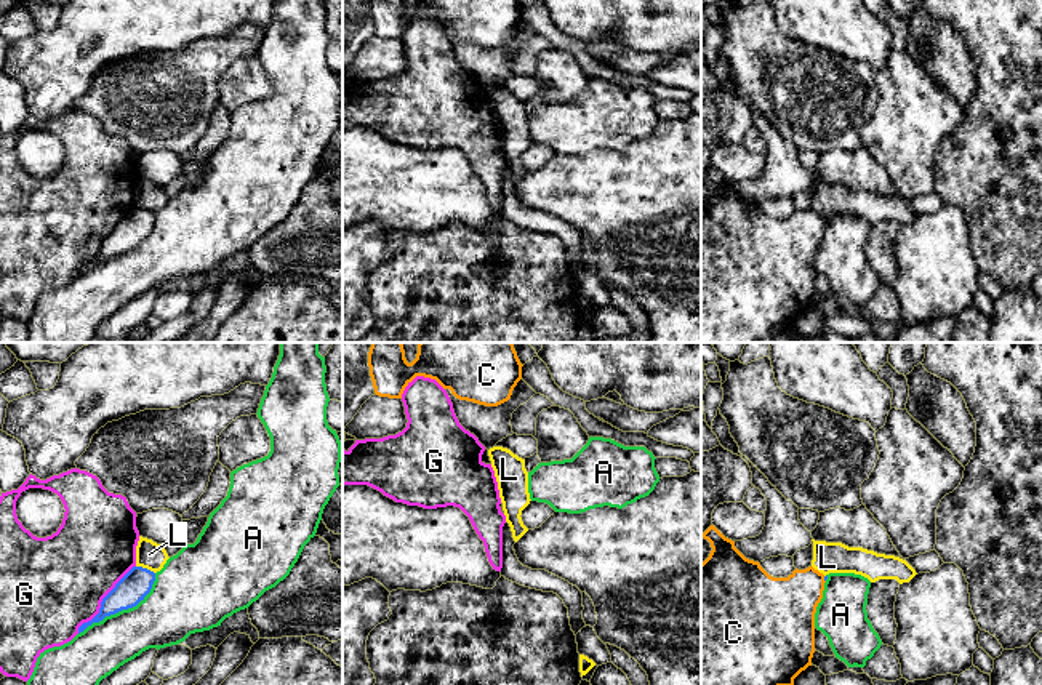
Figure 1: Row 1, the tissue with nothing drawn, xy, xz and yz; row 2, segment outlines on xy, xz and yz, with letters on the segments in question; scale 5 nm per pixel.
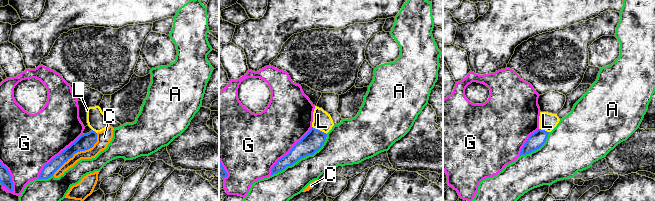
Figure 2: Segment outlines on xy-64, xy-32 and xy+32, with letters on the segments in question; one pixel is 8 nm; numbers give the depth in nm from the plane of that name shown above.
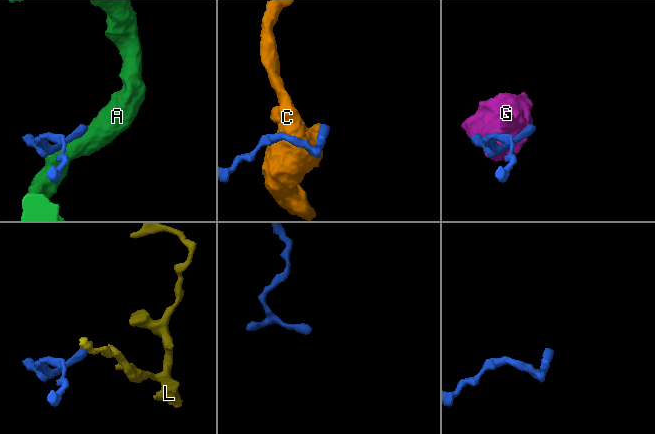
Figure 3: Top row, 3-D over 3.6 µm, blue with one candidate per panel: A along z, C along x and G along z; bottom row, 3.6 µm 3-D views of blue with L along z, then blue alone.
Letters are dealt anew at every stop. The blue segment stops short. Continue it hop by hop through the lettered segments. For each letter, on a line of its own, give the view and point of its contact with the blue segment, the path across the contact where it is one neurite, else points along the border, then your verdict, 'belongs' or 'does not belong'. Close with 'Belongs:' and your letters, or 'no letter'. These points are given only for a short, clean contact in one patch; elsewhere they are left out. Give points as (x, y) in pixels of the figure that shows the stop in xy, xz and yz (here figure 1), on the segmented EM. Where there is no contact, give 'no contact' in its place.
A: contact xy (122, 608); does not belong
C: contact yz (825, 580); does not belong
G: contact xy (103, 600); does not belong
L: contact xy (146, 568); border xy (136, 565), (146, 567), (154, 573); does not belong
Belongs: no letter

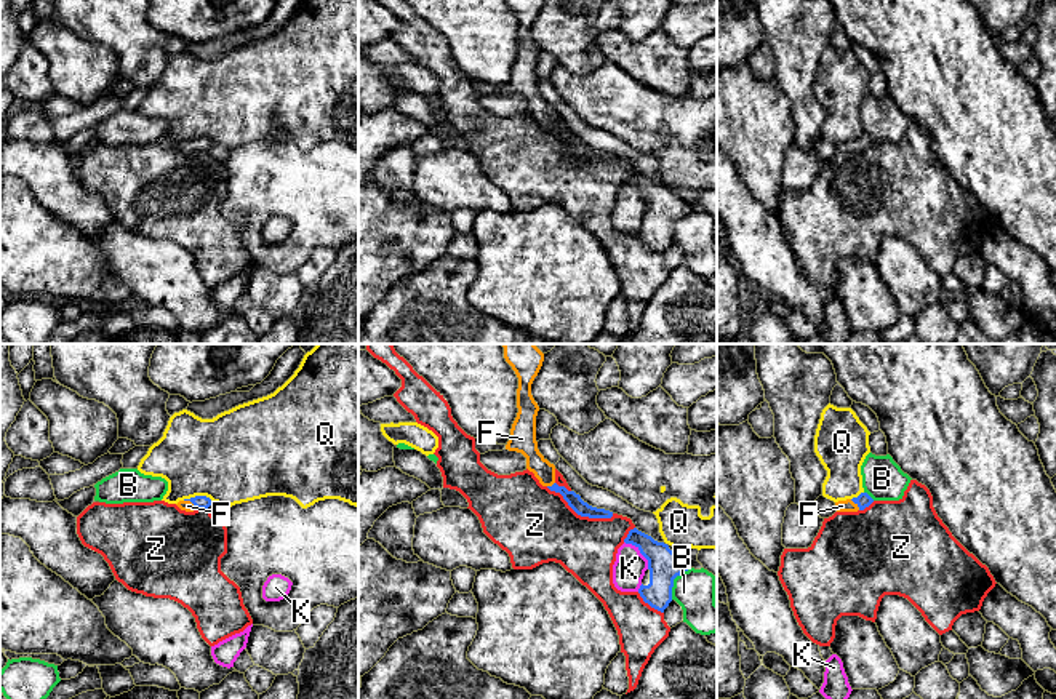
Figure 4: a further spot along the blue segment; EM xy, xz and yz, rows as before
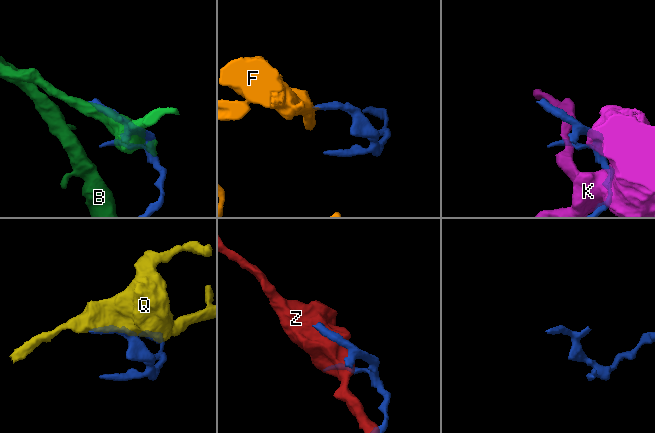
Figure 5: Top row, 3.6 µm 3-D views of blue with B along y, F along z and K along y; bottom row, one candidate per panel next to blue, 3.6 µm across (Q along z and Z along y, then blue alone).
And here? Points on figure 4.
B: contact xz (672, 581); does not belong
F: contact xy (191, 501); way xy (199, 501), (191, 501), (188, 506); belongs
K: contact xz (640, 552); does not belong
Q: contact xy (199, 496); does not belong
Z: contact xz (580, 514); does not belong
Belongs: F

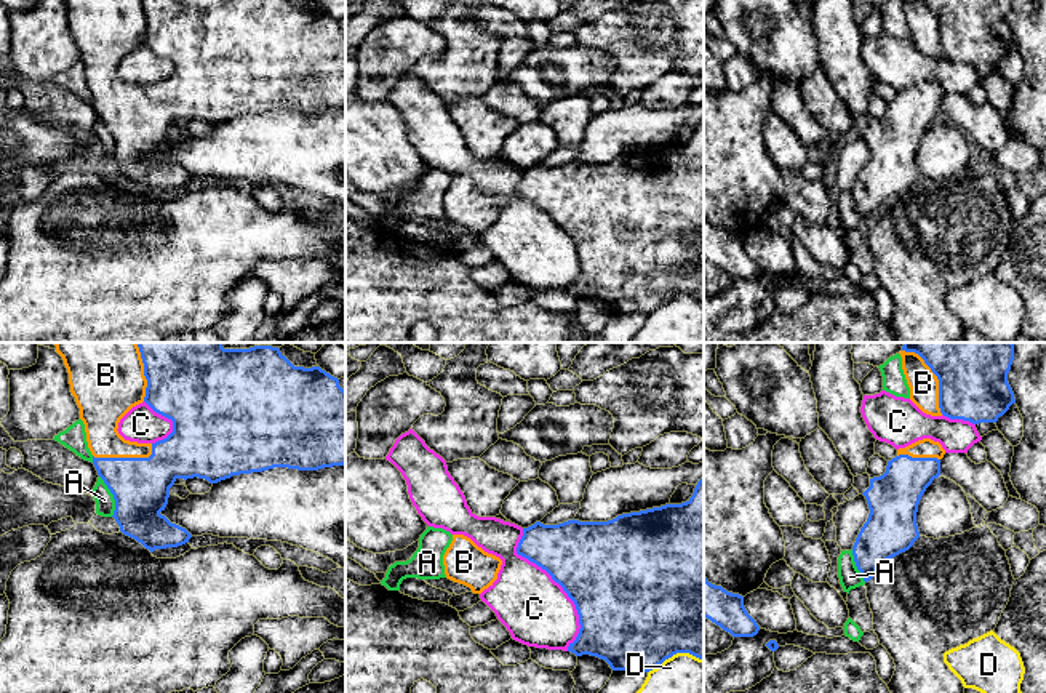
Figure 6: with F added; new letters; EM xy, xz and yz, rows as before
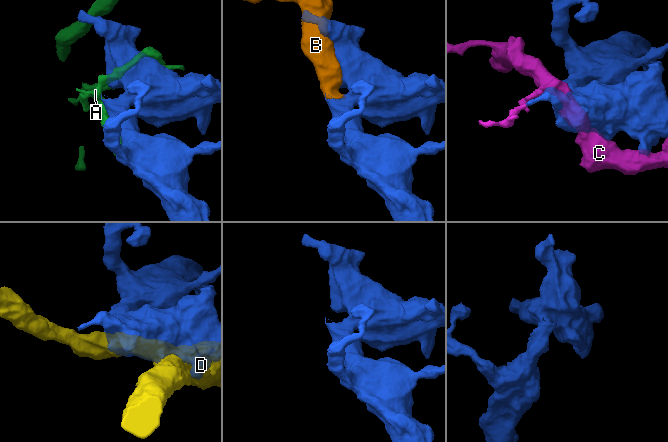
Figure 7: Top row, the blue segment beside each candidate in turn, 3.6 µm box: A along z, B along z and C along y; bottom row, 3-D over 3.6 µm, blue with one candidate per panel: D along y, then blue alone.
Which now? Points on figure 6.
A: contact xy (114, 496); does not belong
B: contact yz (936, 375); belongs
C: contact xz (558, 583); does not belong
D: contact xz (675, 653); does not belong
Belongs: B

